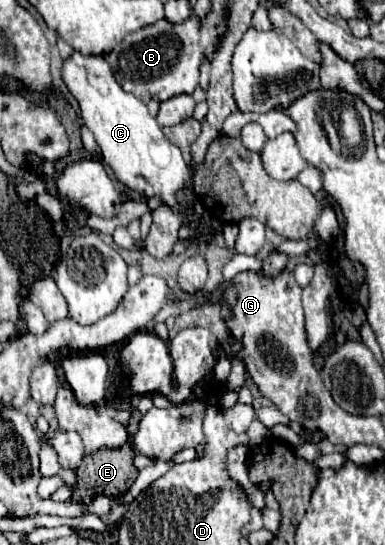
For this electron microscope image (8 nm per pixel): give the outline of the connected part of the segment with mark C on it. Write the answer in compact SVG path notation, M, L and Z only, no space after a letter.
M75 51L63 61L61 75L71 95L79 101L83 123L95 133L103 161L111 165L115 177L129 189L135 189L147 197L159 195L165 205L173 207L177 189L181 189L191 175L189 165L183 161L181 151L165 139L147 105L133 93L123 91L109 63L101 55L83 57Z

